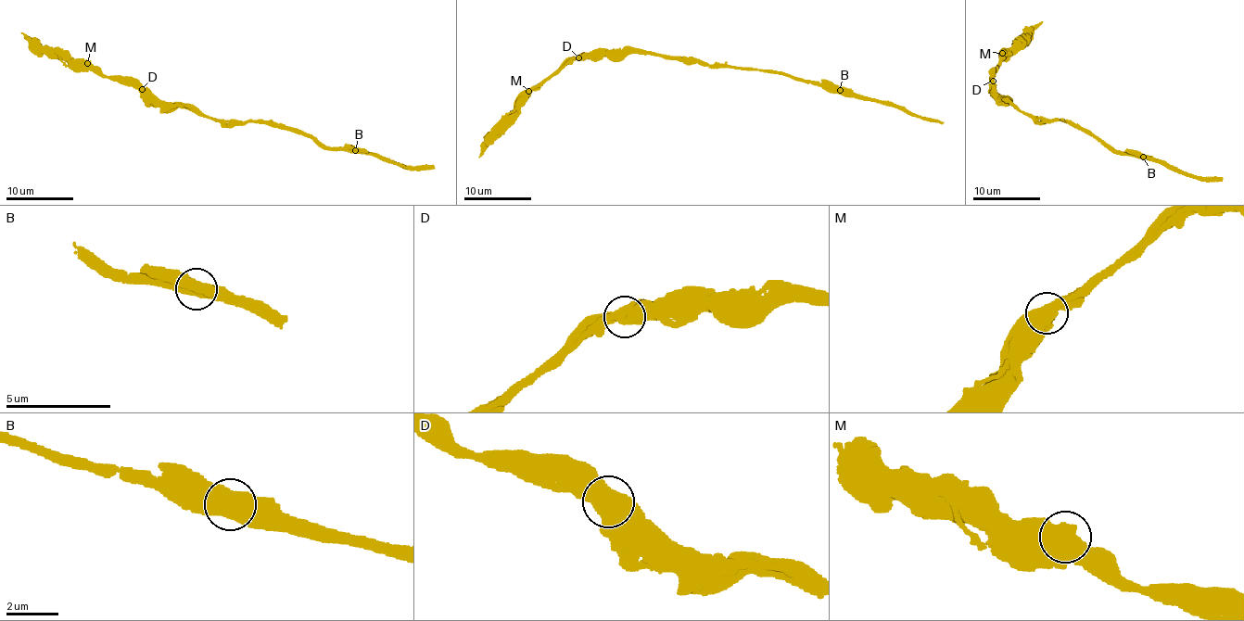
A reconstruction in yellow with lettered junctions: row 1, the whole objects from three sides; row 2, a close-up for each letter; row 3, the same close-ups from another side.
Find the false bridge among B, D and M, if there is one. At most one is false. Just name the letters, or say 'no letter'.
no letter

